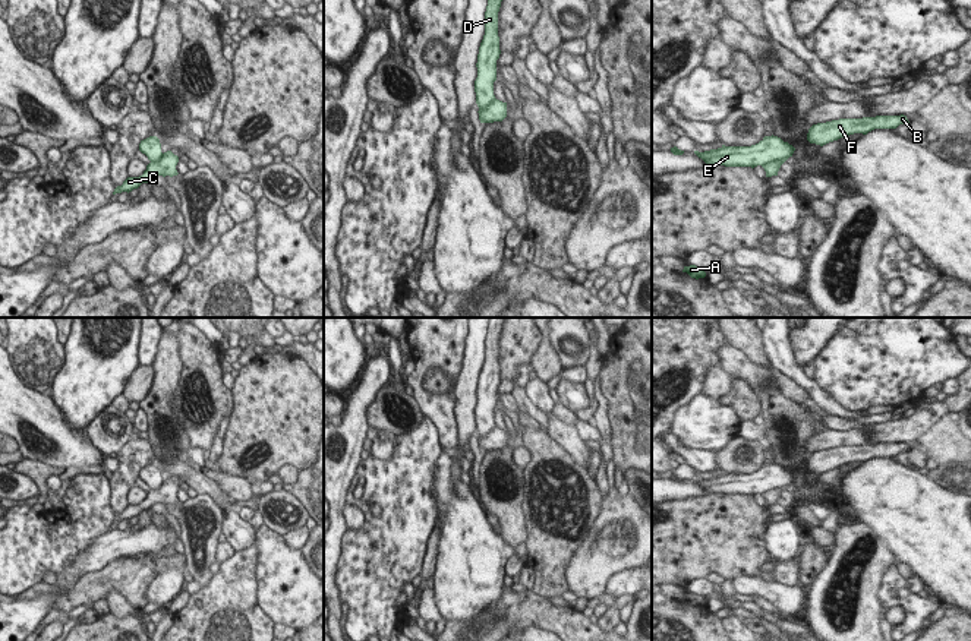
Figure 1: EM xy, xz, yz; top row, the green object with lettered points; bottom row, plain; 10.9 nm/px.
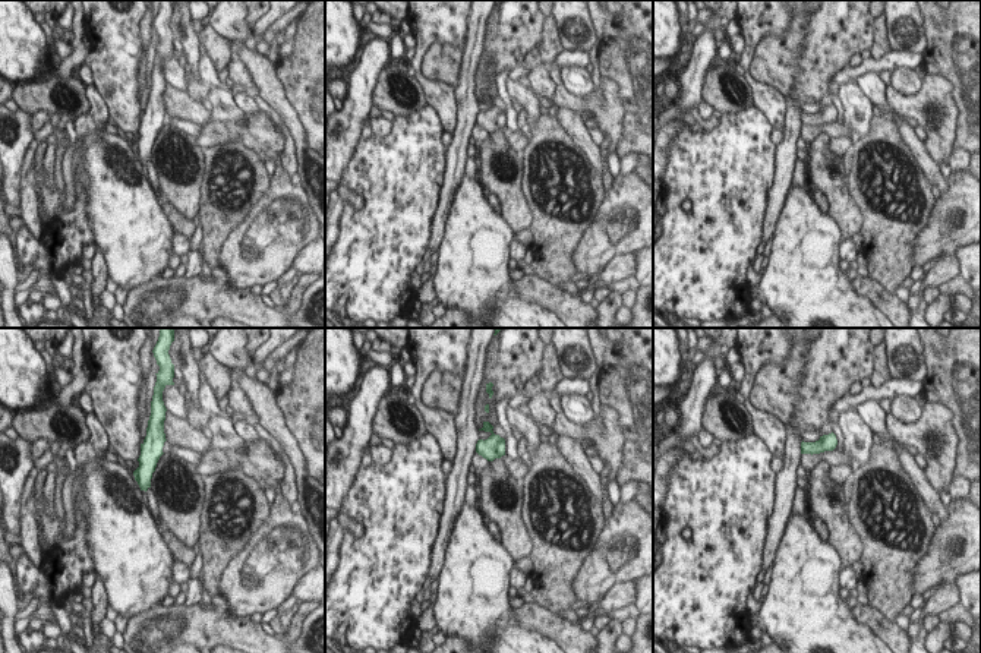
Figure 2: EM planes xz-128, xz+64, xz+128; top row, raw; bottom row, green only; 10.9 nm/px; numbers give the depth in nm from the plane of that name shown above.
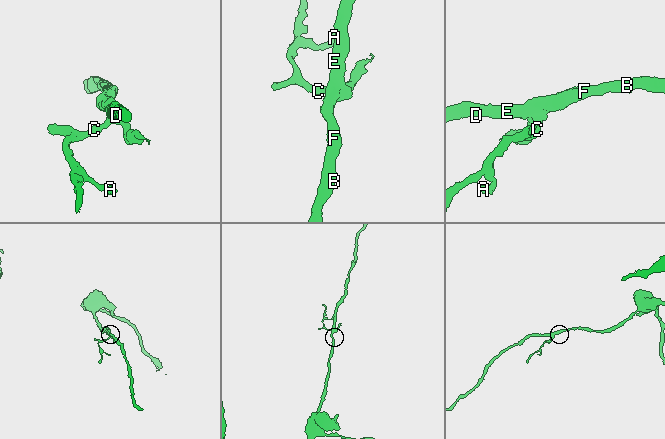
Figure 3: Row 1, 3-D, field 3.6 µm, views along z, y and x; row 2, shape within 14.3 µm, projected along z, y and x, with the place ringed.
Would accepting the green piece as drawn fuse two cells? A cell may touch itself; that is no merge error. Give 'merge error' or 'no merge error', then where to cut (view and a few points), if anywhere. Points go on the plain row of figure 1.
merge error; cut yz (782, 489), (772, 488), (763, 495)

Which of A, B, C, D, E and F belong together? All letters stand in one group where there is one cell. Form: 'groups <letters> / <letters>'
groups A C / B D E F

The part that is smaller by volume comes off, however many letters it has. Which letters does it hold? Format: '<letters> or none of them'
A, C

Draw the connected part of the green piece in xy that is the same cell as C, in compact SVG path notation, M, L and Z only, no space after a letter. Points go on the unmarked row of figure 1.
M167 479L163 481L163 484L158 489L149 490L146 493L146 498L139 505L127 505L122 514L117 514L113 520L122 521L122 520L132 520L133 517L138 517L142 511L148 511L154 503L177 503L176 493L179 490L179 484L174 483L171 479Z

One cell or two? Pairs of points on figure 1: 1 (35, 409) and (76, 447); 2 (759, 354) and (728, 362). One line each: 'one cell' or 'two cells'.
1: one cell
2: two cells

